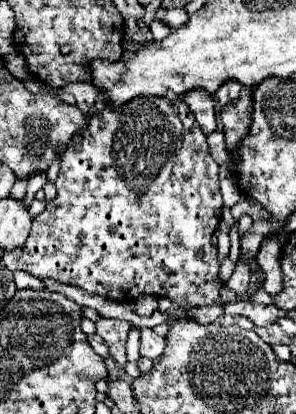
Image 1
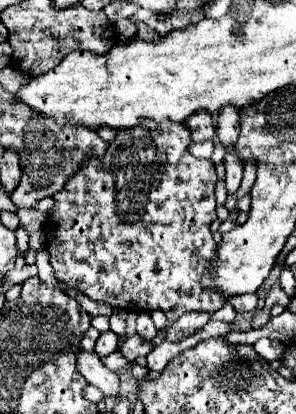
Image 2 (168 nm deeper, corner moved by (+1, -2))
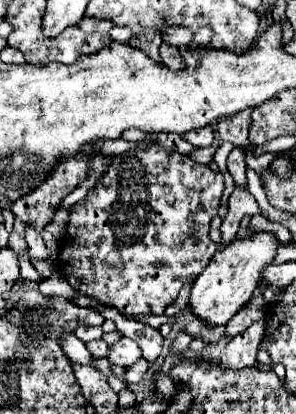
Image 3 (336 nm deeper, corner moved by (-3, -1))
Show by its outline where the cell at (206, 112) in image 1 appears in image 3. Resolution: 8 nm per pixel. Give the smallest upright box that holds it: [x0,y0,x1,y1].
[182,127,214,147]

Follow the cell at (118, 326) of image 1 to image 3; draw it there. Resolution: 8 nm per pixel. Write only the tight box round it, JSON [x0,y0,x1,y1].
[86,339,108,359]

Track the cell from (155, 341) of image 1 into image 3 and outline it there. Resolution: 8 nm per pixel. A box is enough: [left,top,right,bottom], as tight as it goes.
[106,337,142,367]

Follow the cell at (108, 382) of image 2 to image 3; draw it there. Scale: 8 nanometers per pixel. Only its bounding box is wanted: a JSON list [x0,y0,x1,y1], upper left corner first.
[60,333,94,365]

